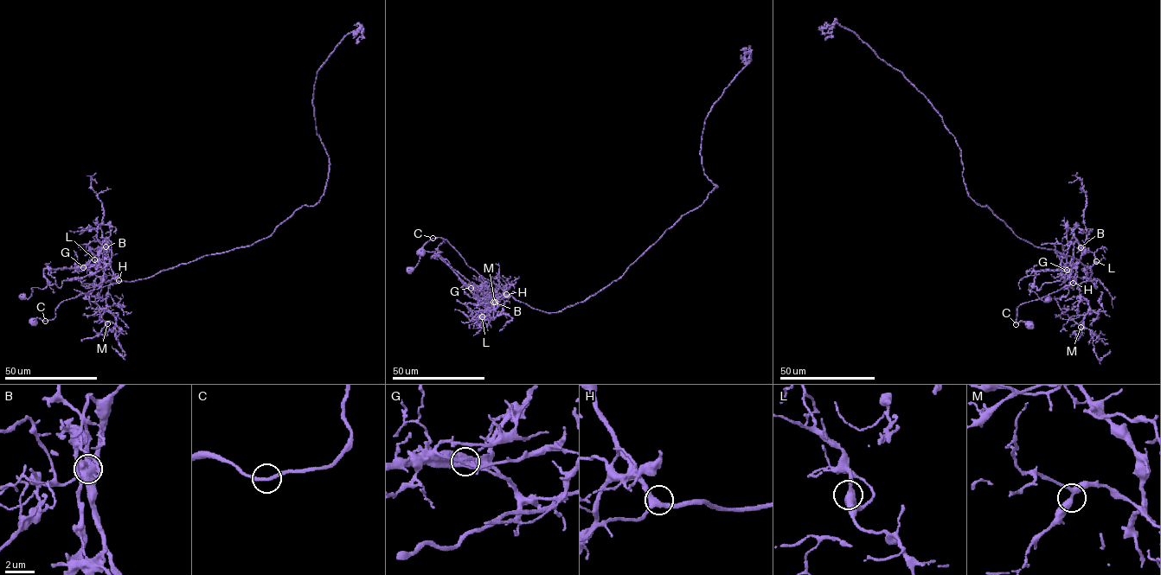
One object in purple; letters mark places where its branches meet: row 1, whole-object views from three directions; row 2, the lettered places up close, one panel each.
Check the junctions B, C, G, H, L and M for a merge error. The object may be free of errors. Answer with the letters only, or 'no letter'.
G

